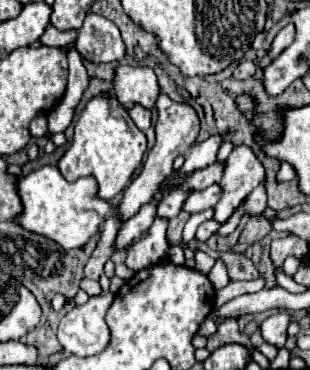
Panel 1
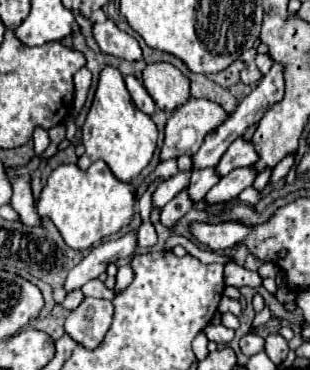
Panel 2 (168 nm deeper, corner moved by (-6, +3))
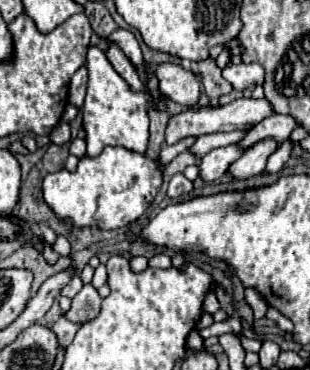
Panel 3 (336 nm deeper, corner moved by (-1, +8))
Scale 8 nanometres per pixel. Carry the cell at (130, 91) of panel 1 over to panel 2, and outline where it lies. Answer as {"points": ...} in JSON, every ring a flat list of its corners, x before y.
{"points":[[149,63,143,71,143,85,165,113,171,113,171,109,183,105,183,101,191,97,187,77,171,63]]}

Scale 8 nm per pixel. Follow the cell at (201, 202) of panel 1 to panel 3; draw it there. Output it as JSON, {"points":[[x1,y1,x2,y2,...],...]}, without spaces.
{"points":[[264,138,256,144,252,144,242,158,238,158,232,166,230,172,234,174,234,178,250,178,260,174,266,168,266,160,270,158,270,154,278,148,278,142,274,138]]}

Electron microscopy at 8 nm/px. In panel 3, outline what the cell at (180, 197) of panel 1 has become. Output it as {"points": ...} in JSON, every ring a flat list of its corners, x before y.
{"points":[[230,144,224,148,214,148,210,150,200,164,200,176,206,182,214,182,216,178,220,178,232,162,236,162,240,156,244,154,244,148,240,144]]}

